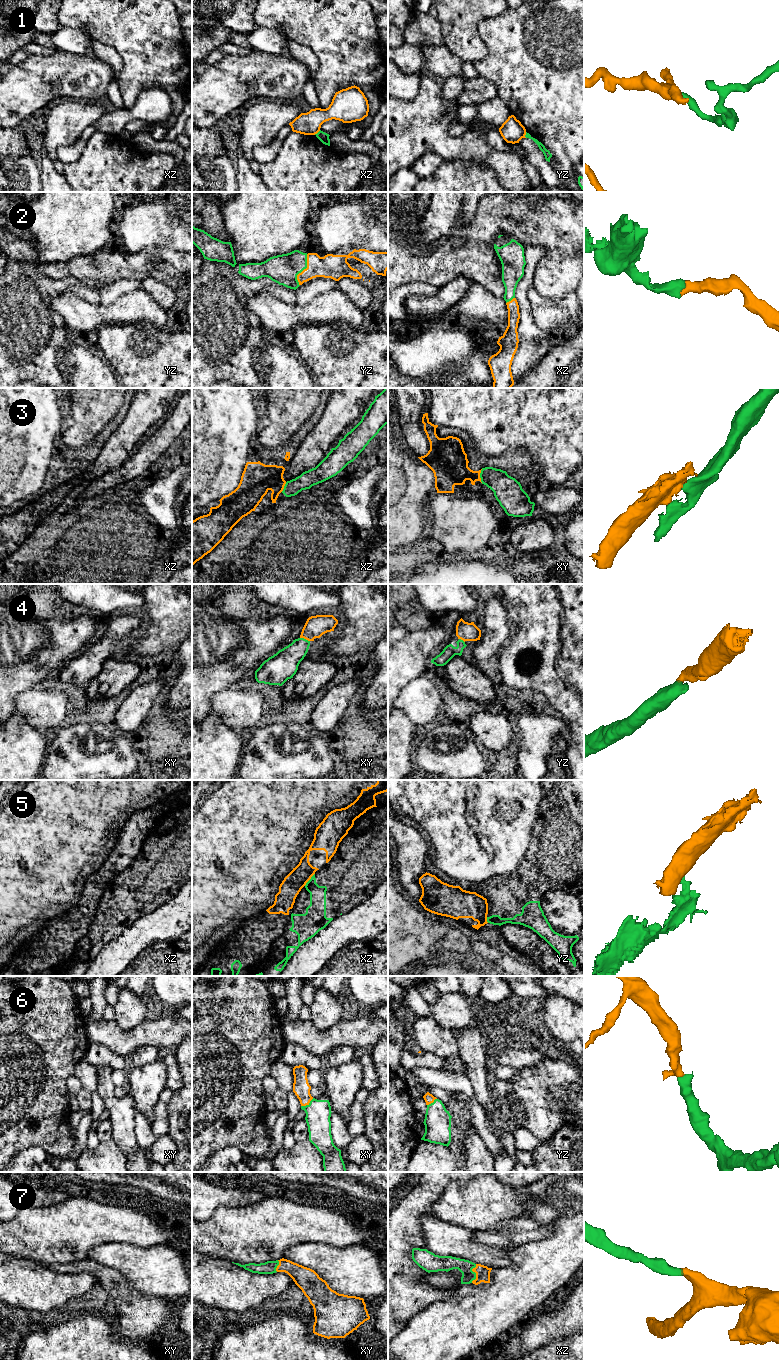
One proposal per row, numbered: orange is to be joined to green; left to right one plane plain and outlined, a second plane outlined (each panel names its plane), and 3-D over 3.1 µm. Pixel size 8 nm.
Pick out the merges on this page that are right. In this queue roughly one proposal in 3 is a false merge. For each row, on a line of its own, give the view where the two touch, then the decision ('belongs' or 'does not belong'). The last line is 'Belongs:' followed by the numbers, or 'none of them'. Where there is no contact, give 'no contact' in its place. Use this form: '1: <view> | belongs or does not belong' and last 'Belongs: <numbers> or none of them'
1: xz | does not belong
2: yz | belongs
3: xy | does not belong
4: xy | belongs
5: xz | belongs
6: xy | belongs
7: xz | belongs
Belongs: 2, 4, 5, 6, 7

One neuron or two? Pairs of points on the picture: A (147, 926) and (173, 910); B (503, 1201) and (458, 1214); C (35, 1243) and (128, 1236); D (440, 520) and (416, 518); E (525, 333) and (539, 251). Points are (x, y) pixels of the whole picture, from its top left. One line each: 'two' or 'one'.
A: one
B: one
C: one
D: two
E: one

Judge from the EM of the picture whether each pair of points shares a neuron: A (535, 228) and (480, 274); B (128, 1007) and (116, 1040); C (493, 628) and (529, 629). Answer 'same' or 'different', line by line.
A: same
B: different
C: different

